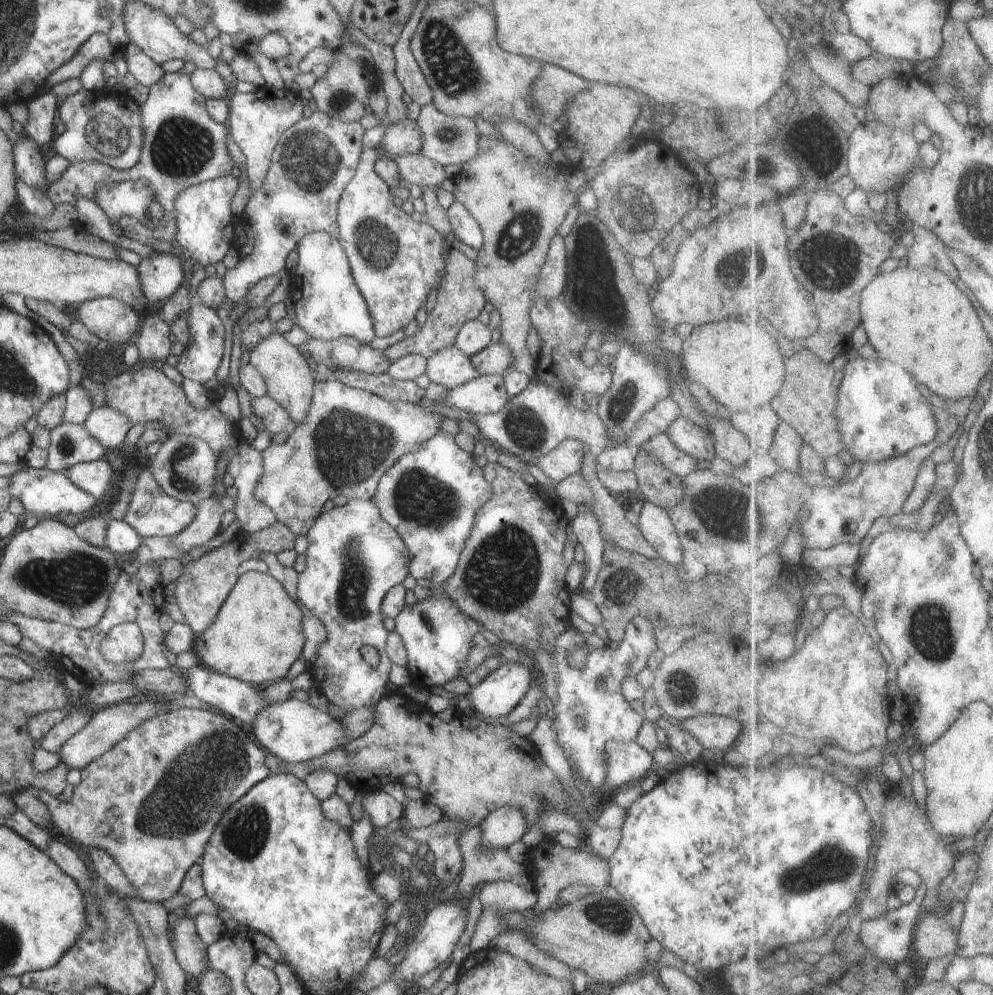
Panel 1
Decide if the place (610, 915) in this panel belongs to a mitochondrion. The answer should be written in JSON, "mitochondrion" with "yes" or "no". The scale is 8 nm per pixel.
{"mitochondrion":"yes"}

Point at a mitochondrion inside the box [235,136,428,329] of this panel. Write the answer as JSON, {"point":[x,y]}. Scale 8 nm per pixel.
{"point":[377,243]}

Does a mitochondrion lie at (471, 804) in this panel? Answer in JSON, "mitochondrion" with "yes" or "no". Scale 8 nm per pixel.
{"mitochondrion":"no"}

